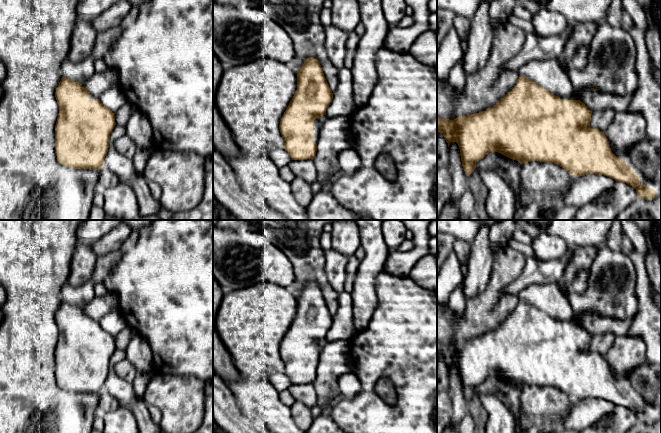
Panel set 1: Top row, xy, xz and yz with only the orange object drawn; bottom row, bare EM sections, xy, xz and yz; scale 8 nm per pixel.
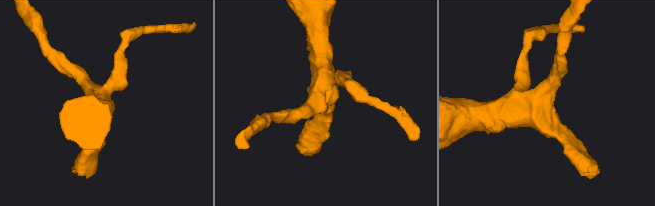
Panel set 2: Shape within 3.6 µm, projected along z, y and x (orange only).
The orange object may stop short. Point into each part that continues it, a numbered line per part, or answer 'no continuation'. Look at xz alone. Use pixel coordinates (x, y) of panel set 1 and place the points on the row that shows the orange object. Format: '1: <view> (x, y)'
1: xz (317, 125)

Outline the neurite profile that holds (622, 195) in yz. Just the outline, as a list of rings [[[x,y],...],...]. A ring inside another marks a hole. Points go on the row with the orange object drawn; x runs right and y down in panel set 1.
[[[616,182],[612,187],[611,198],[608,203],[598,200],[596,204],[589,203],[579,207],[574,220],[614,220],[617,215],[637,198],[636,189],[626,183]]]

